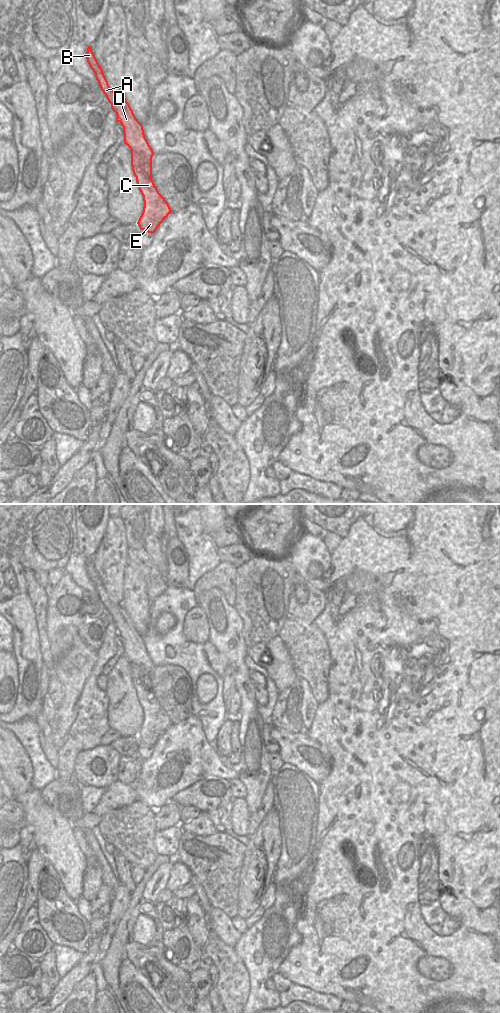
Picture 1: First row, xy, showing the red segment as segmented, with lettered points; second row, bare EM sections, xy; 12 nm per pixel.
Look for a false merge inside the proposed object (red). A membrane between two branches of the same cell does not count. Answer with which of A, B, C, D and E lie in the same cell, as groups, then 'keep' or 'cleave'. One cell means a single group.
A B D / C E | cleave

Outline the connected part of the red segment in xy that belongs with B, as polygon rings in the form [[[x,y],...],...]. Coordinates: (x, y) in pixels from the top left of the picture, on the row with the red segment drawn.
[[[88,46],[85,57],[95,74],[101,90],[111,104],[111,109],[117,115],[116,122],[120,122],[123,127],[124,143],[131,151],[140,154],[138,165],[144,170],[147,178],[152,178],[152,157],[154,152],[145,137],[143,125],[136,119],[122,92],[116,93],[110,88],[103,70],[92,51],[92,46]]]

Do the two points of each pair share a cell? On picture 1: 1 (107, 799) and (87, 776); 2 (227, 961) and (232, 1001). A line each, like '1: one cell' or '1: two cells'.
1: two cells
2: one cell

